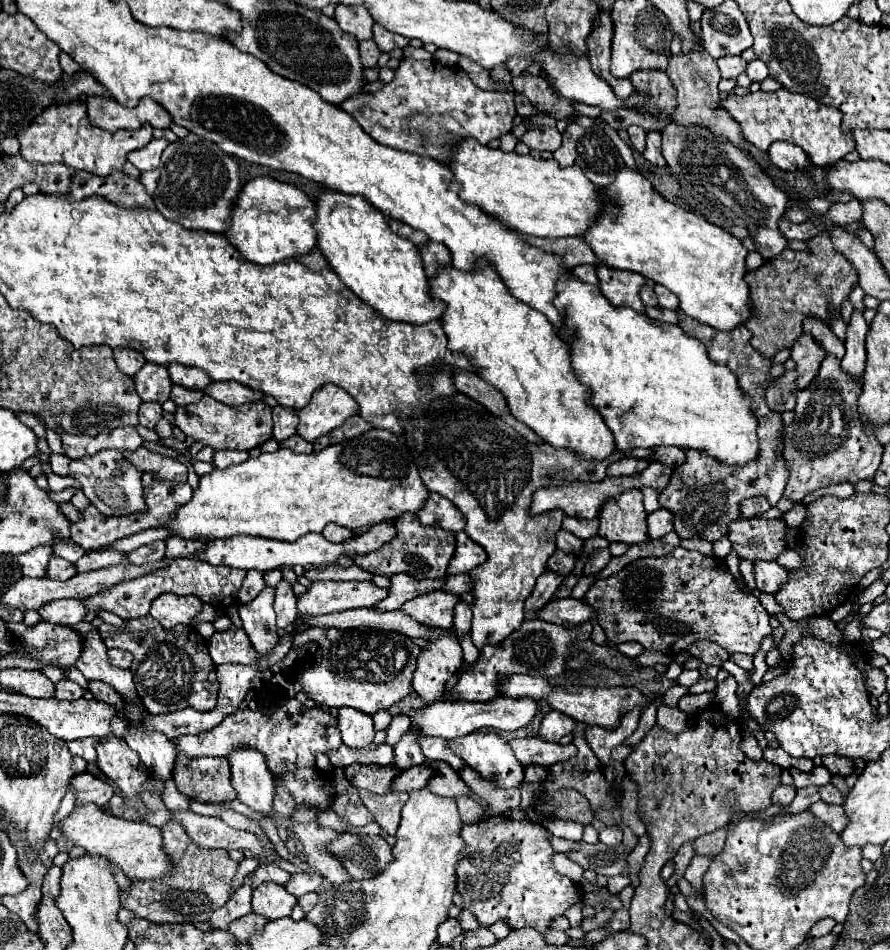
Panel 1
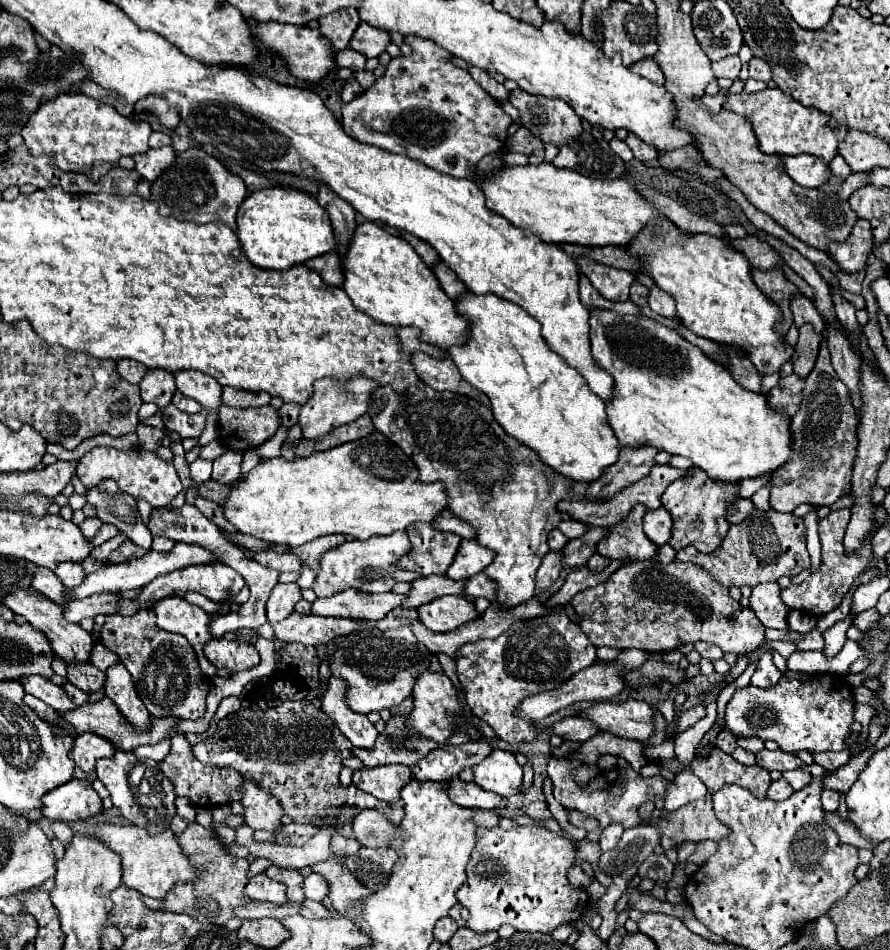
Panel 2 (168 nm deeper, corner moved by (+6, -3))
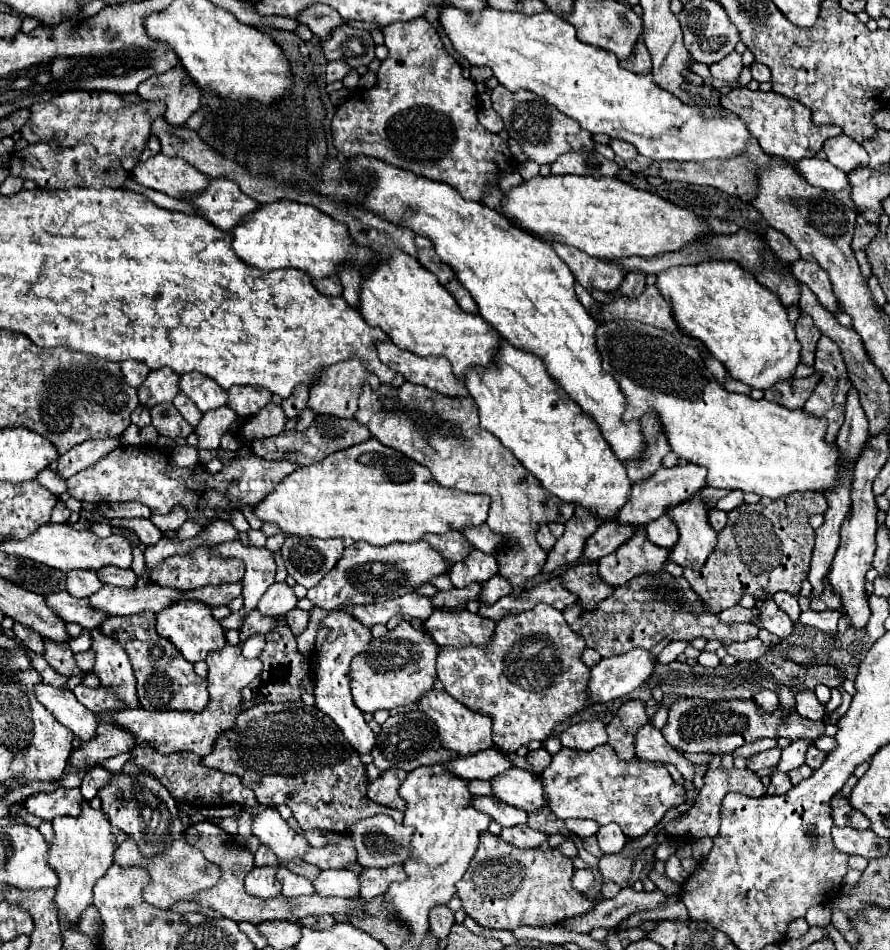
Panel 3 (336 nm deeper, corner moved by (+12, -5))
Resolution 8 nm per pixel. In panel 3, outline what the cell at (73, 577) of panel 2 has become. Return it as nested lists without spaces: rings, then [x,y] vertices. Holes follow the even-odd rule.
[[[70,571],[68,573],[68,587],[66,591],[72,595],[72,597],[90,597],[92,593],[96,593],[104,583],[98,579],[96,571]]]

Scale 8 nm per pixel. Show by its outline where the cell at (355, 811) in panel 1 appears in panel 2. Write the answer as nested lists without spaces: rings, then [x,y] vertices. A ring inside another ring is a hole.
[[[364,809],[354,817],[356,839],[364,847],[388,847],[388,843],[398,835],[398,827],[390,825],[388,819],[374,811]]]

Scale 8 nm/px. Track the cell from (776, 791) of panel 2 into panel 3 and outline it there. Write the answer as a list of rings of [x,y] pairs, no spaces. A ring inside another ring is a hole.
[[[774,771],[774,773],[770,775],[770,779],[772,779],[772,783],[768,785],[768,793],[770,793],[770,795],[784,795],[784,793],[788,793],[788,791],[792,789],[792,783],[790,783],[788,773]]]

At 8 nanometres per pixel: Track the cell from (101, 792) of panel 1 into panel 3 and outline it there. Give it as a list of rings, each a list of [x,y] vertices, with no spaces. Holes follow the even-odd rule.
[[[56,789],[54,793],[36,793],[26,799],[28,813],[52,821],[58,815],[80,815],[80,803],[82,803],[80,789]]]

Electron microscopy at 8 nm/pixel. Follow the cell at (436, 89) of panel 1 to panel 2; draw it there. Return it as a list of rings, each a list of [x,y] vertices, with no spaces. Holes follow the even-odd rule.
[[[404,37],[404,41],[412,47],[410,57],[394,57],[388,63],[386,73],[376,79],[376,83],[366,89],[362,95],[352,99],[350,103],[342,105],[342,127],[346,133],[360,143],[376,145],[390,153],[402,153],[410,159],[422,161],[424,165],[442,171],[452,177],[472,177],[478,161],[488,155],[496,153],[504,147],[508,137],[508,127],[514,123],[510,115],[502,111],[496,99],[492,99],[472,77],[466,69],[454,67],[444,59],[444,49],[436,47],[428,39],[420,37]]]

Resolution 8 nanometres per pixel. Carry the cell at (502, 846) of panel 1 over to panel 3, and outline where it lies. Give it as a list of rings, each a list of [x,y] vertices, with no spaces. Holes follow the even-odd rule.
[[[488,831],[480,835],[480,847],[466,871],[466,875],[456,883],[458,897],[462,899],[462,907],[466,913],[482,927],[490,929],[516,929],[522,925],[542,927],[542,925],[556,925],[564,917],[574,917],[580,913],[588,913],[596,901],[580,893],[572,887],[572,859],[564,857],[558,849],[518,849],[510,843],[504,843],[502,837],[496,837]]]

